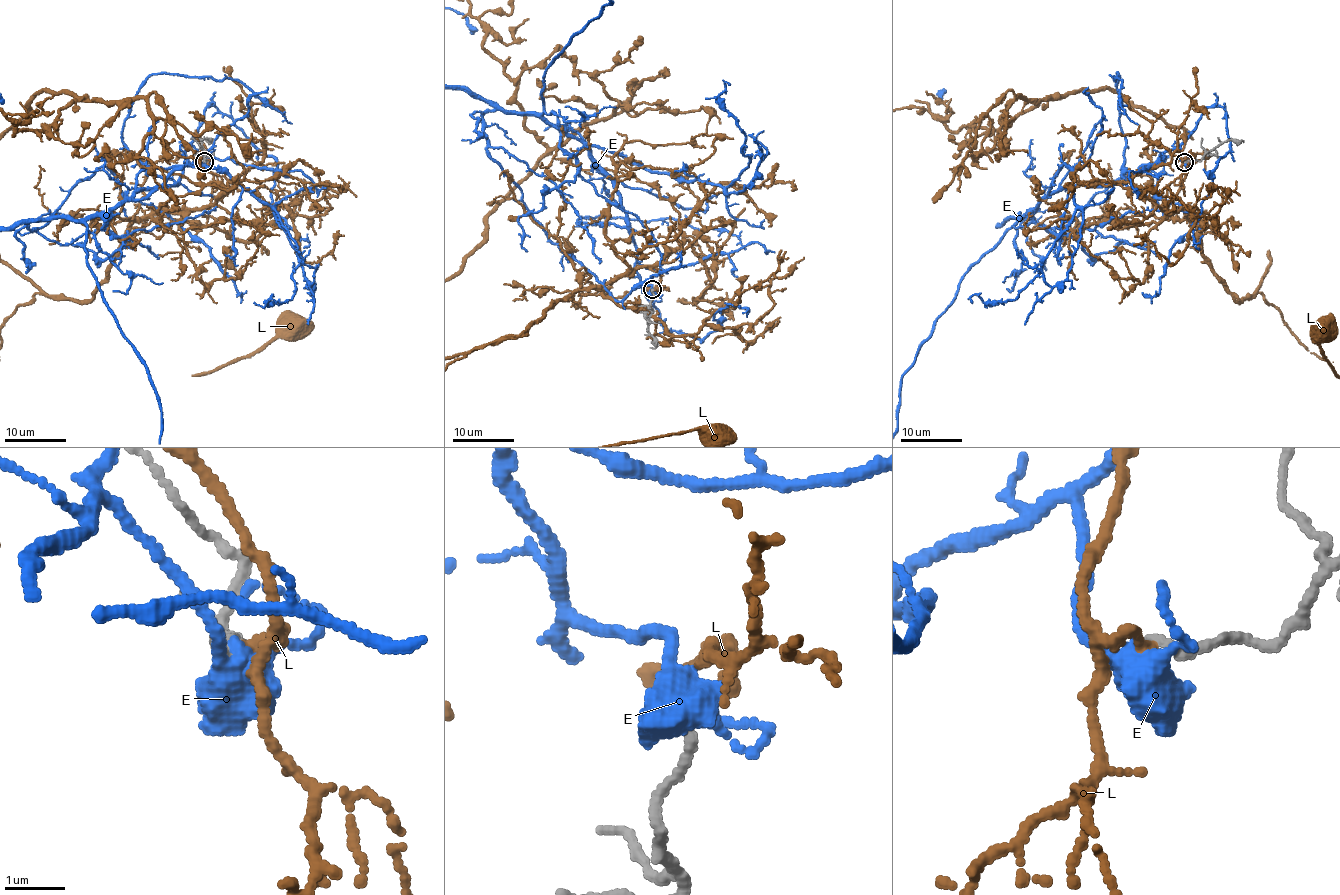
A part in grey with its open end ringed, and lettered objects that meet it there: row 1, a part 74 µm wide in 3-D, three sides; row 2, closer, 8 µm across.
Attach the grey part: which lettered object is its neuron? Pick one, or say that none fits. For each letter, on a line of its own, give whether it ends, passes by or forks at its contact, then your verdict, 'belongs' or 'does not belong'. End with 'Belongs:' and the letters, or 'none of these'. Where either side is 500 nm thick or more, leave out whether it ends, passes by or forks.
E: it forks there; does not belong
L: it ends there; does not belong
Belongs: none of these

